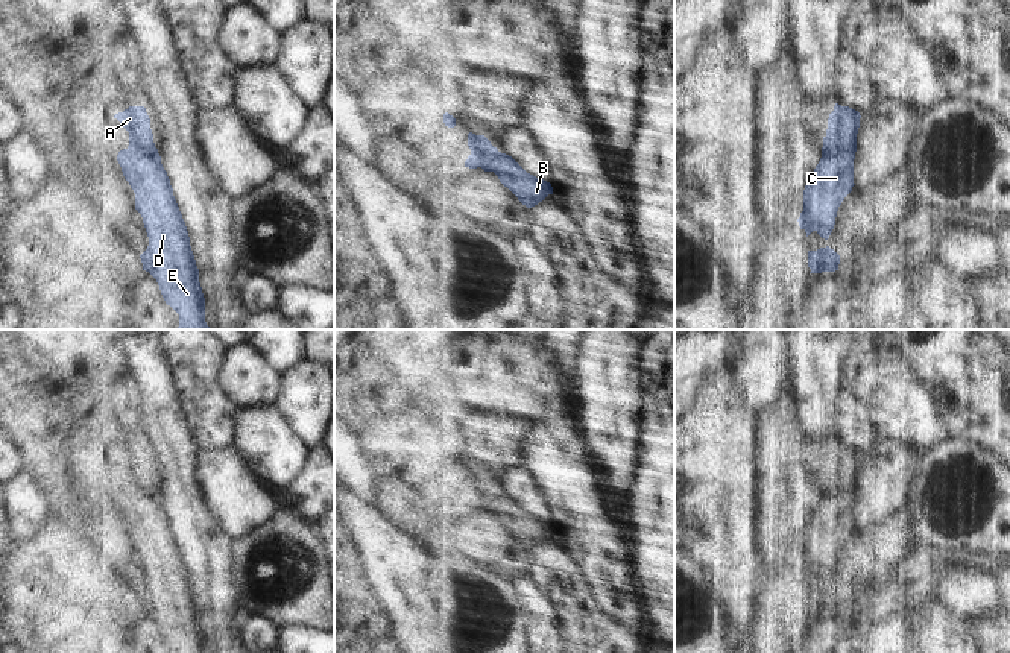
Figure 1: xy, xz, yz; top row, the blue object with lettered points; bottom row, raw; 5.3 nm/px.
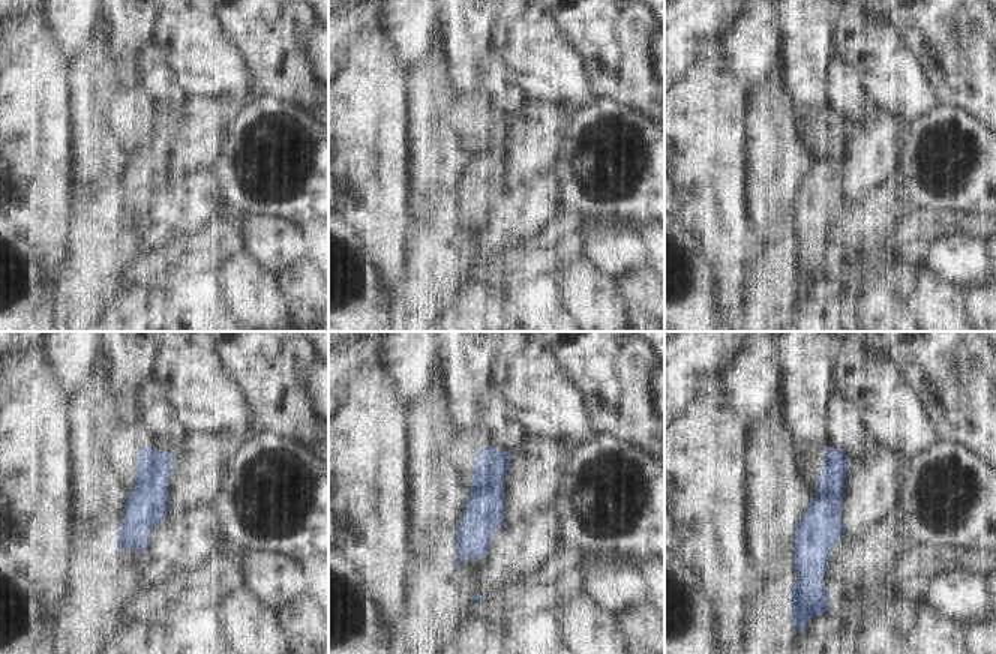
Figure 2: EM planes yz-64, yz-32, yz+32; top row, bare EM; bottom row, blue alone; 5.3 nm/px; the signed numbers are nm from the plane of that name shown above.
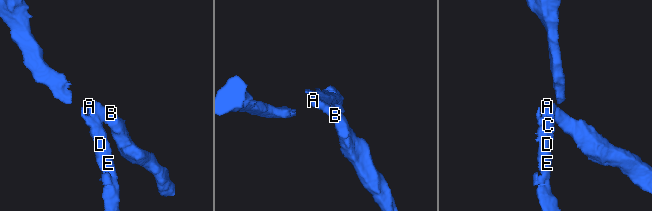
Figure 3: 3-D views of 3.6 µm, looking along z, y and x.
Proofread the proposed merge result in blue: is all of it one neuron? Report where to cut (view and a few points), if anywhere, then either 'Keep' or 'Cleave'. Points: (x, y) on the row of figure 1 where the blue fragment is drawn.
Split along yz (826, 135), (839, 148), (854, 152). Cleave.

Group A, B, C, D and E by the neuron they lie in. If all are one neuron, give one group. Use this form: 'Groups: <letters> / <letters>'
Groups: A B / C D E.

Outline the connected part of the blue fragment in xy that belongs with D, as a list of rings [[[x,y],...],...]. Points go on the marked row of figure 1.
[[[129,132],[129,146],[118,152],[117,161],[125,179],[135,193],[135,210],[141,214],[149,237],[149,246],[140,255],[143,270],[156,279],[166,304],[179,314],[178,330],[210,330],[205,322],[205,298],[188,231],[173,196],[167,172],[161,164],[158,149]]]

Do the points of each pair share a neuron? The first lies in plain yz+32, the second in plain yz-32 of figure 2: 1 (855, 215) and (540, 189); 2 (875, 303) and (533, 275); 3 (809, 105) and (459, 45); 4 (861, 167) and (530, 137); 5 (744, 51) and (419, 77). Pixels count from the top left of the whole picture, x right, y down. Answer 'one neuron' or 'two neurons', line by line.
1: one neuron
2: one neuron
3: one neuron
4: one neuron
5: two neurons

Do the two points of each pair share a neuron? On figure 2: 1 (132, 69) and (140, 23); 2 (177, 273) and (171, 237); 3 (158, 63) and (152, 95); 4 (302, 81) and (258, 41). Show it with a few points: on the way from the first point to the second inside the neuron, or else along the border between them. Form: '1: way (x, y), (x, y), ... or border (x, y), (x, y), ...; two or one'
1: way (131, 57), (131, 35); one
2: border (188, 257), (179, 261), (162, 263); two
3: way (156, 71), (156, 87); one
4: way (287, 78), (275, 74), (273, 56); one

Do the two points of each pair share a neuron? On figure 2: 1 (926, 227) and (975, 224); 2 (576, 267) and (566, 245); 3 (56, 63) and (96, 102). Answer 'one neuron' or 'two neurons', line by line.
1: one neuron
2: two neurons
3: two neurons

